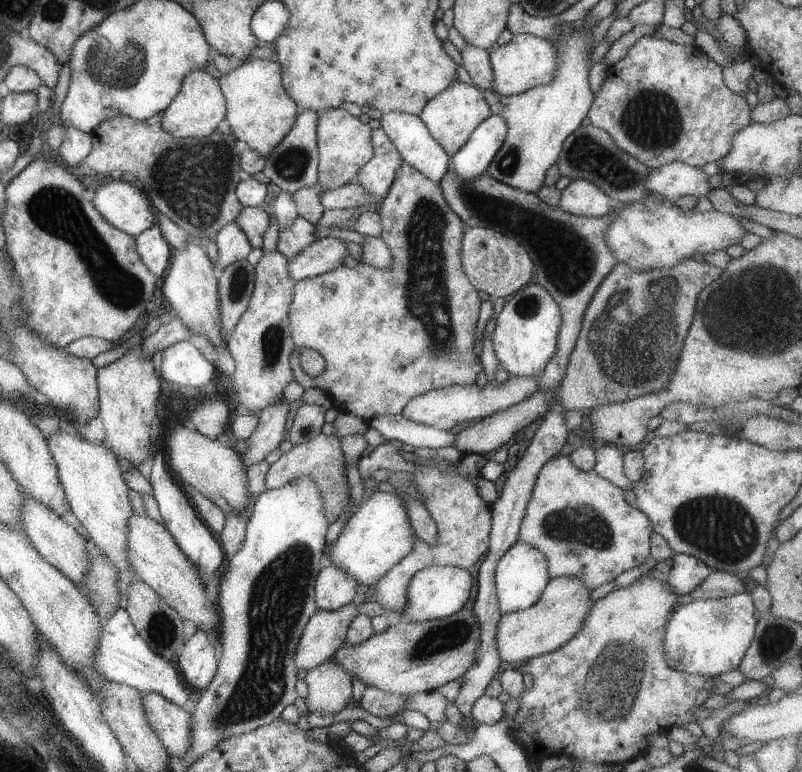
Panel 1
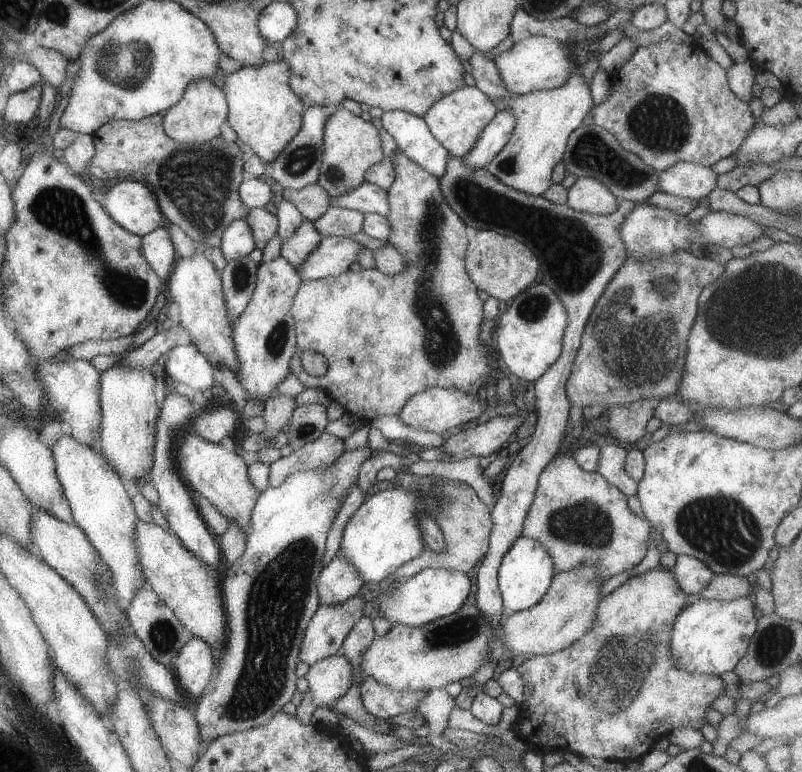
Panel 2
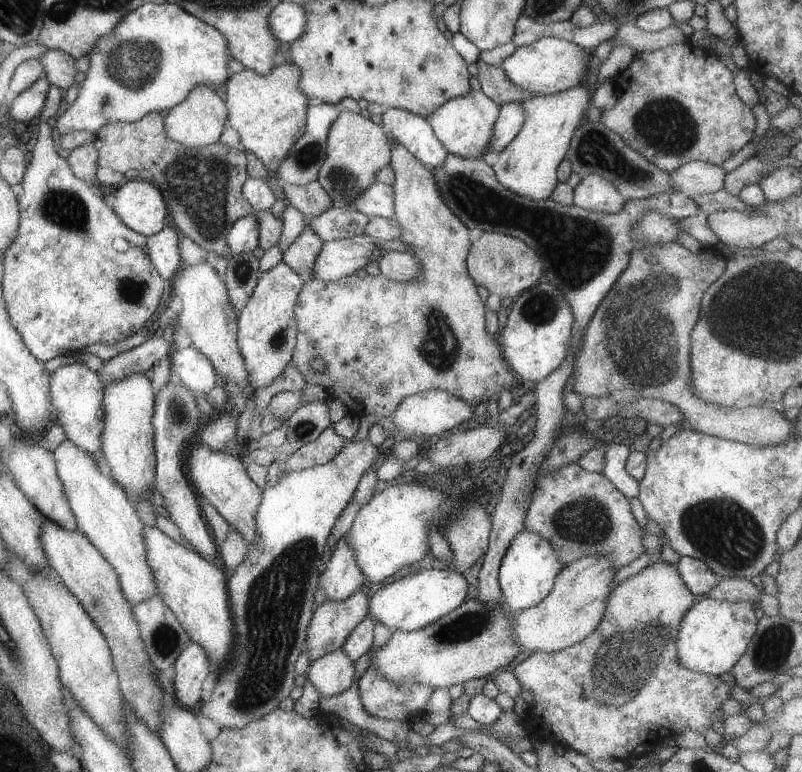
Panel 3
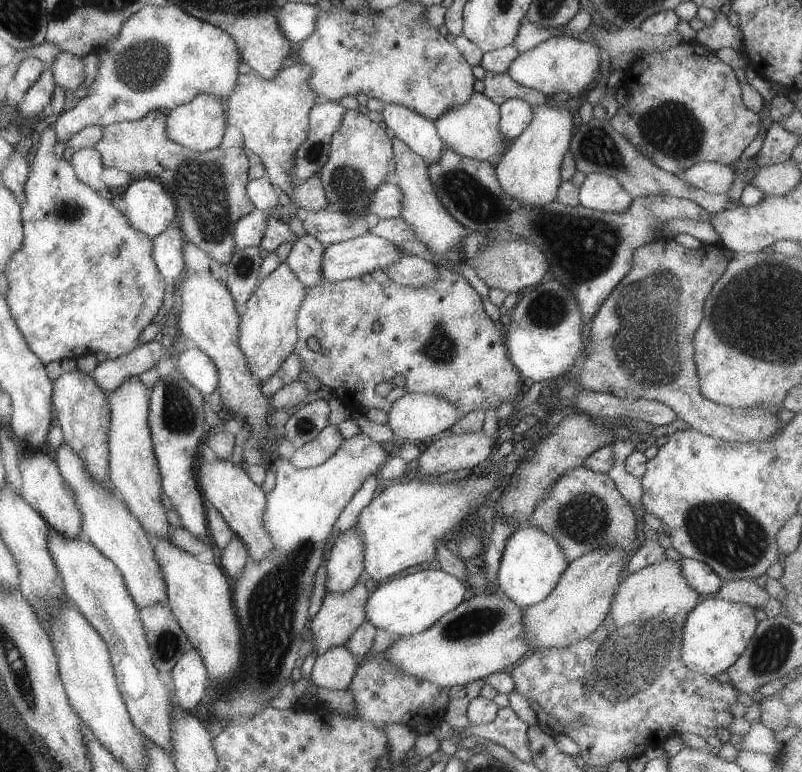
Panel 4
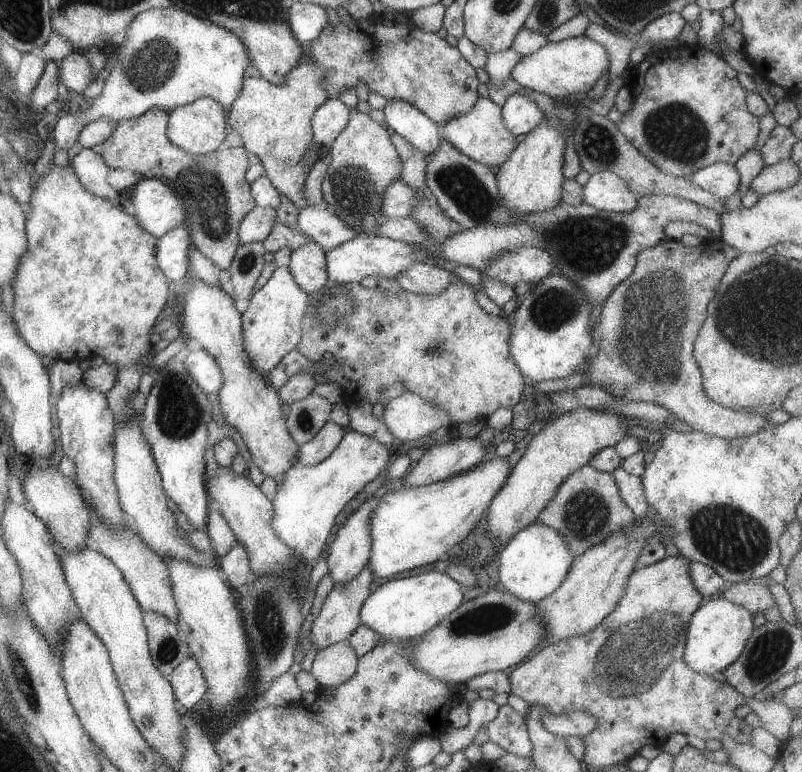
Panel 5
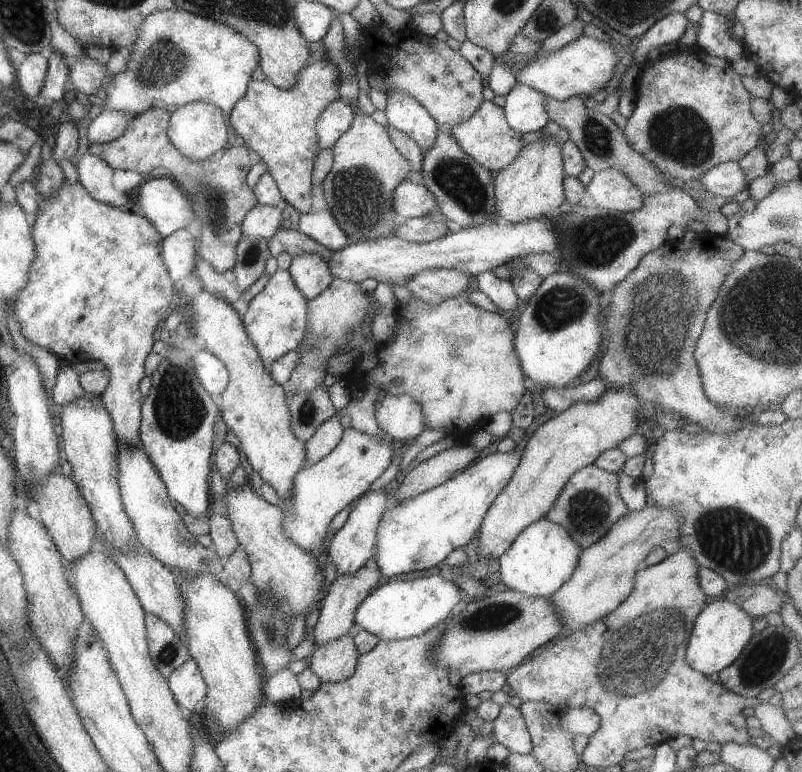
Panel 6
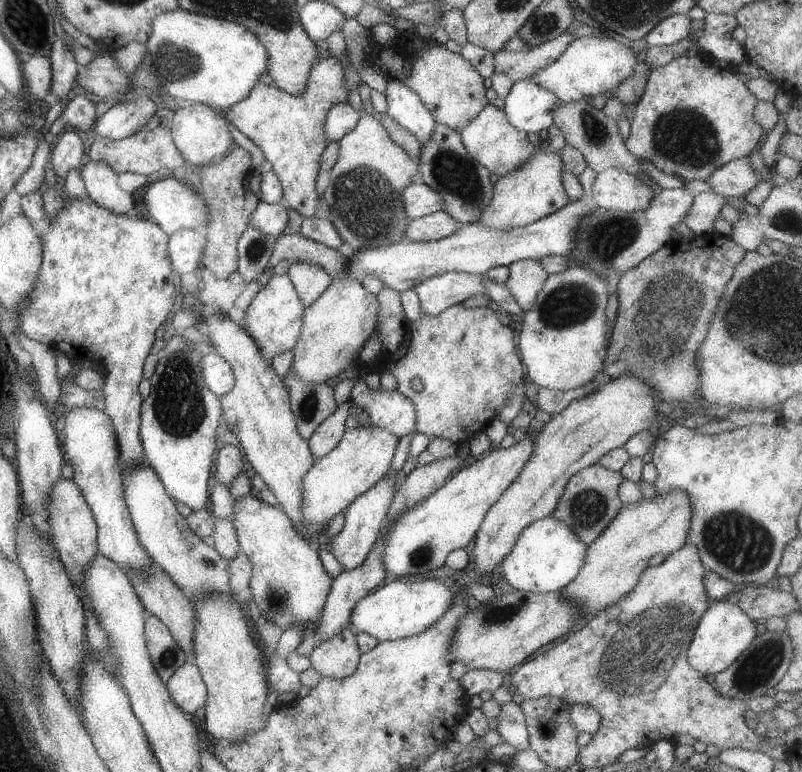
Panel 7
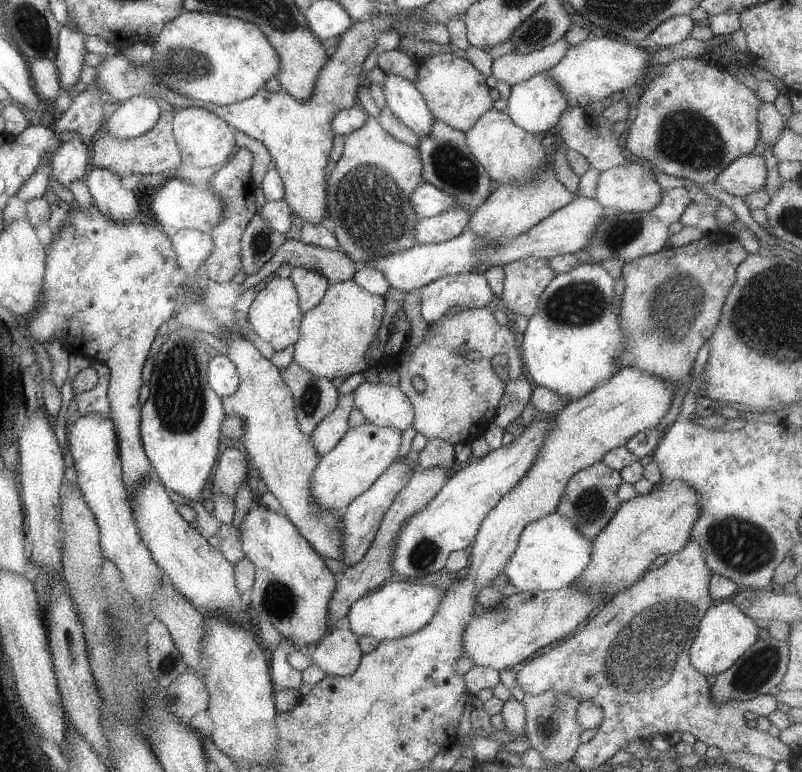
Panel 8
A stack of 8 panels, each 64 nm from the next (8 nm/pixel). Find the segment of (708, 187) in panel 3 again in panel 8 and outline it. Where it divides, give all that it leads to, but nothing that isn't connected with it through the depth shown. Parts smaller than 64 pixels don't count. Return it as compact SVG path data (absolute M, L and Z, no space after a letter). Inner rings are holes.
M751 153L734 160L724 168L716 176L714 184L728 194L744 199L748 194L766 185L767 174L764 158Z

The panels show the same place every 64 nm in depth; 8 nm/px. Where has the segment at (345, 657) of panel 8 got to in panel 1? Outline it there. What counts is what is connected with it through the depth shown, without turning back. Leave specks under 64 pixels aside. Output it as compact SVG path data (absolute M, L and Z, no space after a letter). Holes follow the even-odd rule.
M326 661L311 668L305 676L309 688L305 698L309 713L339 712L350 704L353 678L336 661Z

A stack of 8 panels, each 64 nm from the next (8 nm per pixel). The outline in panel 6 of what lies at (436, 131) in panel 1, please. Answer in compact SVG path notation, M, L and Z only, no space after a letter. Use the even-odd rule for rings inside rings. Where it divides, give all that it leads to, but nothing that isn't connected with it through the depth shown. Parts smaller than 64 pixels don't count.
M484 100L468 120L447 129L450 136L456 140L466 154L495 174L504 170L518 156L520 148L524 148L528 140L527 137L510 128L503 108L499 108L493 101L489 102L488 100Z

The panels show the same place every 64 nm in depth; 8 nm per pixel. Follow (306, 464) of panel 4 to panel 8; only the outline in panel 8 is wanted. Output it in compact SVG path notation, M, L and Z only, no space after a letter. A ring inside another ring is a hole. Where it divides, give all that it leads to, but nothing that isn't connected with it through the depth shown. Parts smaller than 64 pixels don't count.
M352 392L339 396L336 409L316 426L310 438L313 448L321 457L331 452L348 432L348 418L354 408Z

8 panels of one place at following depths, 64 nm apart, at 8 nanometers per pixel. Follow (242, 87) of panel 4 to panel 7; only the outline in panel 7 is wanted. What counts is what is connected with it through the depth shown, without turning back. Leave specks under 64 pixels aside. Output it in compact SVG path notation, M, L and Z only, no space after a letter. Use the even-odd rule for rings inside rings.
M326 58L310 68L308 80L304 84L304 92L300 92L300 94L288 94L288 92L279 90L272 85L256 82L252 86L248 98L244 98L228 110L221 110L223 118L254 141L264 153L266 168L272 170L282 184L283 203L286 207L298 211L304 217L315 217L317 212L319 197L316 192L316 182L321 170L322 154L329 144L325 134L326 114L334 104L347 102L348 99L349 93L345 86L344 68L346 68L346 64L340 58Z

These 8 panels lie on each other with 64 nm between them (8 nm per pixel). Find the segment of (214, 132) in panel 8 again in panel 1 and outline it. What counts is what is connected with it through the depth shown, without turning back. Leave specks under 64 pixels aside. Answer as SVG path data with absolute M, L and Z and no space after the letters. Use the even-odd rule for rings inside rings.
M205 70L188 73L181 89L162 113L161 125L174 138L204 138L212 134L227 113L227 102L219 80Z

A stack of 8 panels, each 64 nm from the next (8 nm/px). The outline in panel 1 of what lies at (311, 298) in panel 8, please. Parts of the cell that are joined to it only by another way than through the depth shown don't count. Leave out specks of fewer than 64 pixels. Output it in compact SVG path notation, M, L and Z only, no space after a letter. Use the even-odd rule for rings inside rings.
M298 216L288 228L279 230L277 250L287 259L292 259L317 239L315 230L316 226Z

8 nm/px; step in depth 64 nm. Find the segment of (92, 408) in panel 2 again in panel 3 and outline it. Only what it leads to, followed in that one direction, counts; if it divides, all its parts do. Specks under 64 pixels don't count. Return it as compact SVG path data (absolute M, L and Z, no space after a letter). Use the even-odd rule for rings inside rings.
M78 361L71 365L58 367L49 375L49 381L53 414L56 414L56 417L53 417L53 422L62 426L66 438L71 440L78 448L90 453L92 460L95 460L98 466L104 469L101 436L105 427L103 405L105 386L99 379L98 373Z

